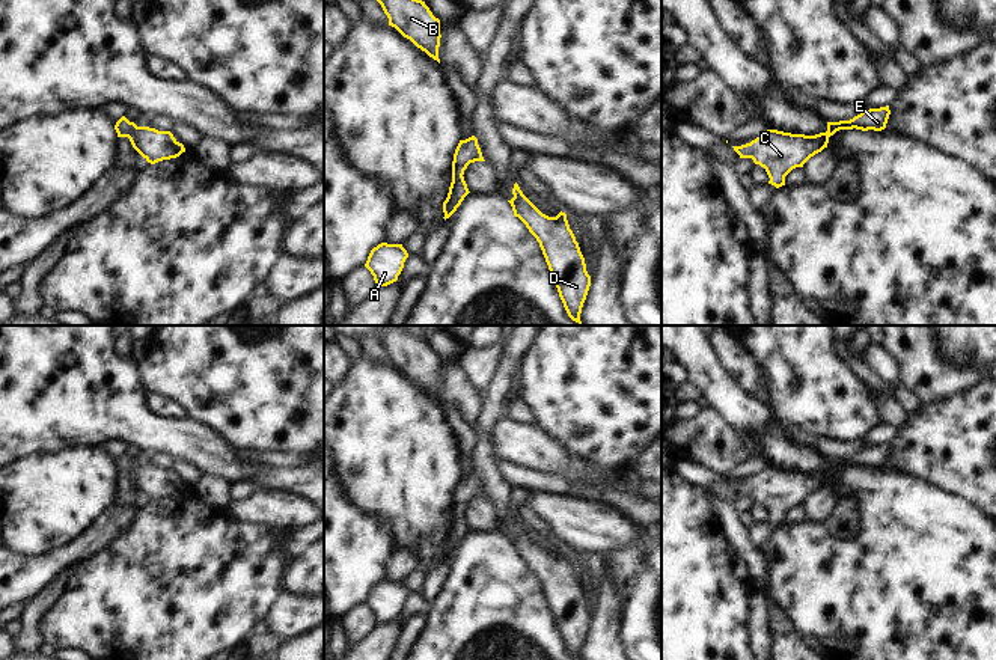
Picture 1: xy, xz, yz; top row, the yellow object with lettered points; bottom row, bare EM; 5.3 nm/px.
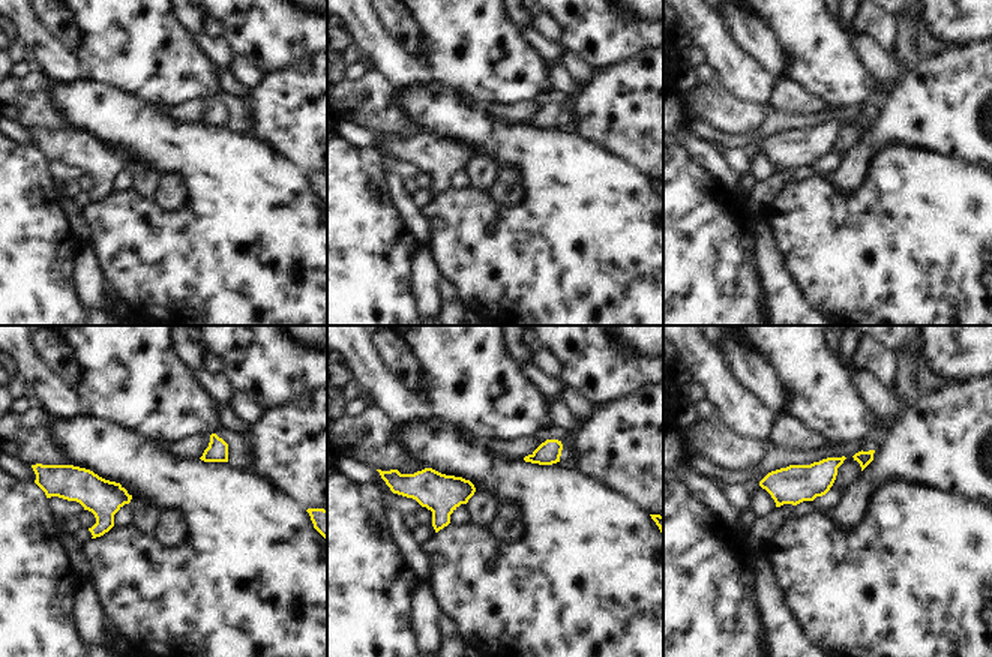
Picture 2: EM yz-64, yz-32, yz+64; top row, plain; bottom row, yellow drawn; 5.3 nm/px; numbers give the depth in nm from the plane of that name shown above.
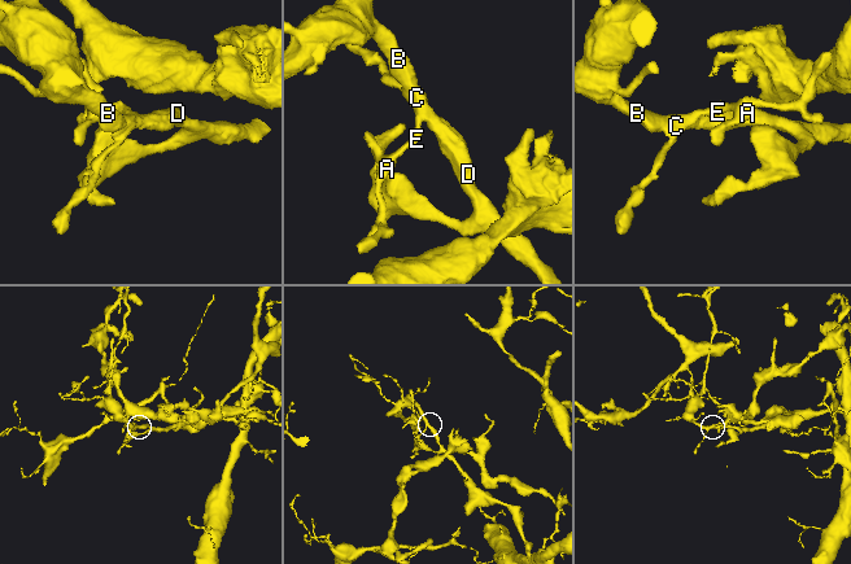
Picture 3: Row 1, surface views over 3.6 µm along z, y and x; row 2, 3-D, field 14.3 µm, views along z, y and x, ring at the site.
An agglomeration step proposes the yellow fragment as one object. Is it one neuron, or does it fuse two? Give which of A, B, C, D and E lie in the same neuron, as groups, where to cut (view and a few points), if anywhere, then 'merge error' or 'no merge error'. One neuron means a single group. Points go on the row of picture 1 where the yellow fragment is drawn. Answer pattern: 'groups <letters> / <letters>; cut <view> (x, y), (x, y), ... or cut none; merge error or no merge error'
groups A B C D E; cut none; no merge error

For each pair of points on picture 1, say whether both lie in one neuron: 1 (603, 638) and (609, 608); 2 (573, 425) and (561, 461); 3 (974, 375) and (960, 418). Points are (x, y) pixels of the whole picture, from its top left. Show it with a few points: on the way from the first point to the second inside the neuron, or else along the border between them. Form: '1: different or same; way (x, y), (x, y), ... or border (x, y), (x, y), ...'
1: same; way (603, 630), (607, 615)
2: different; border (538, 425), (573, 455), (589, 461), (595, 467)
3: different; border (980, 378), (966, 389), (937, 400)

